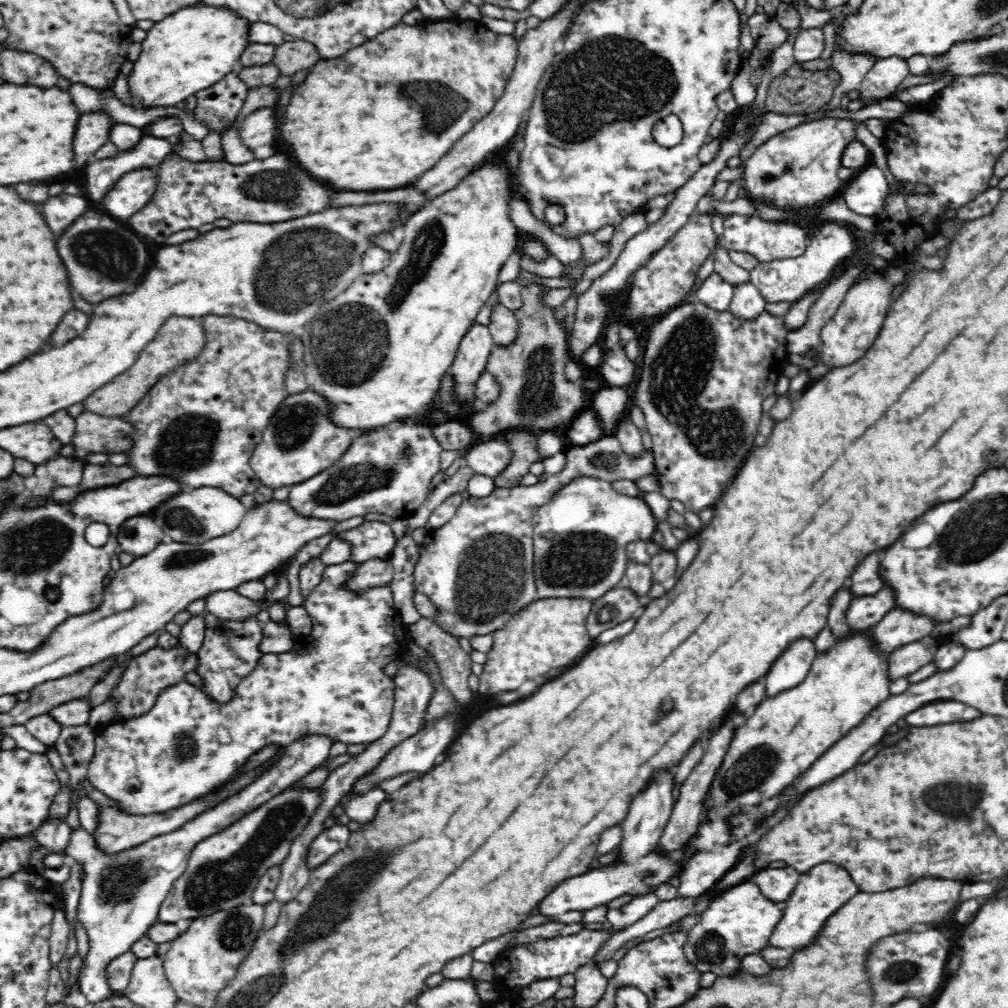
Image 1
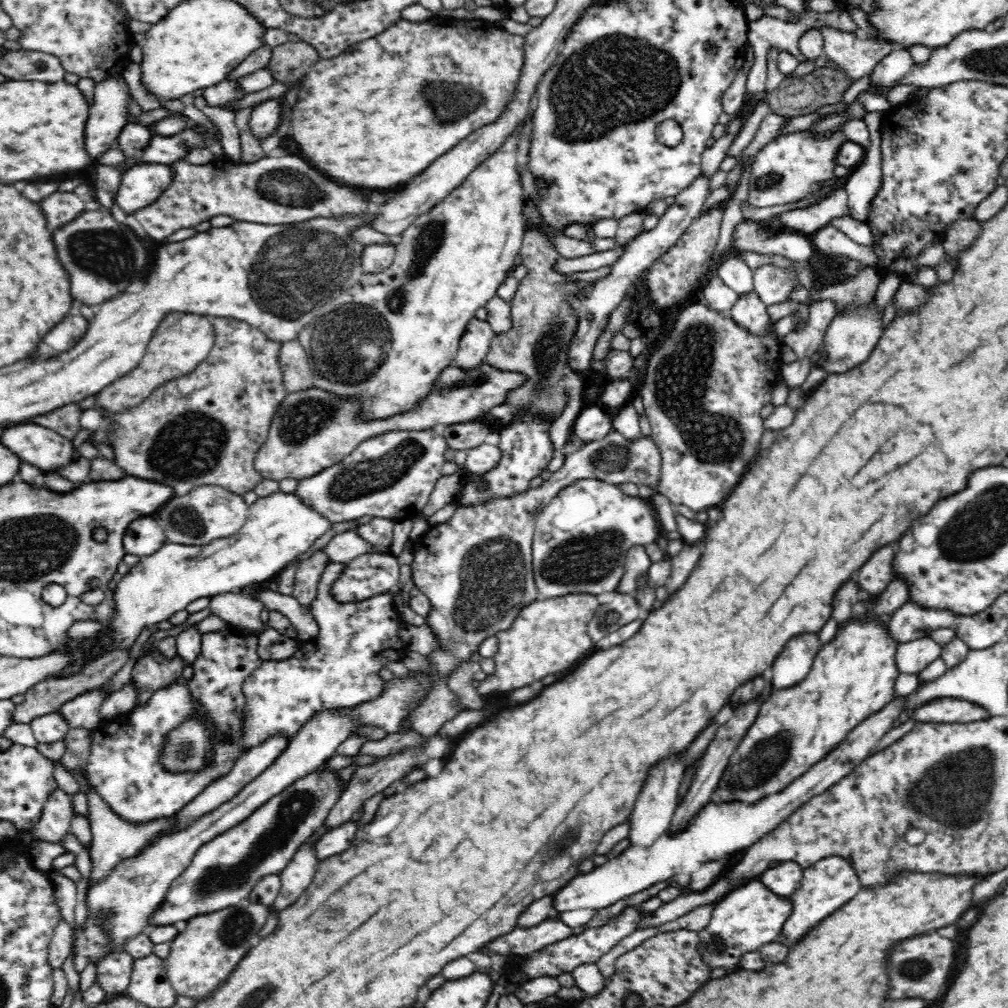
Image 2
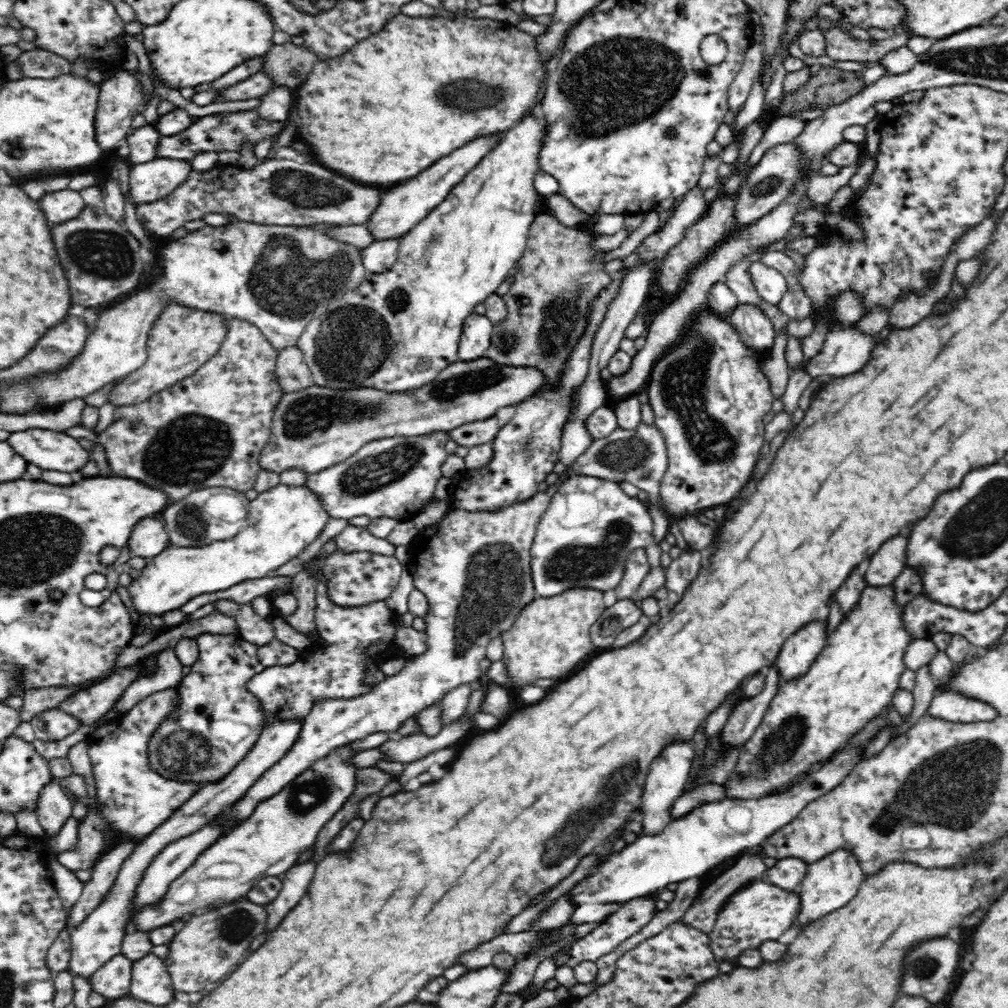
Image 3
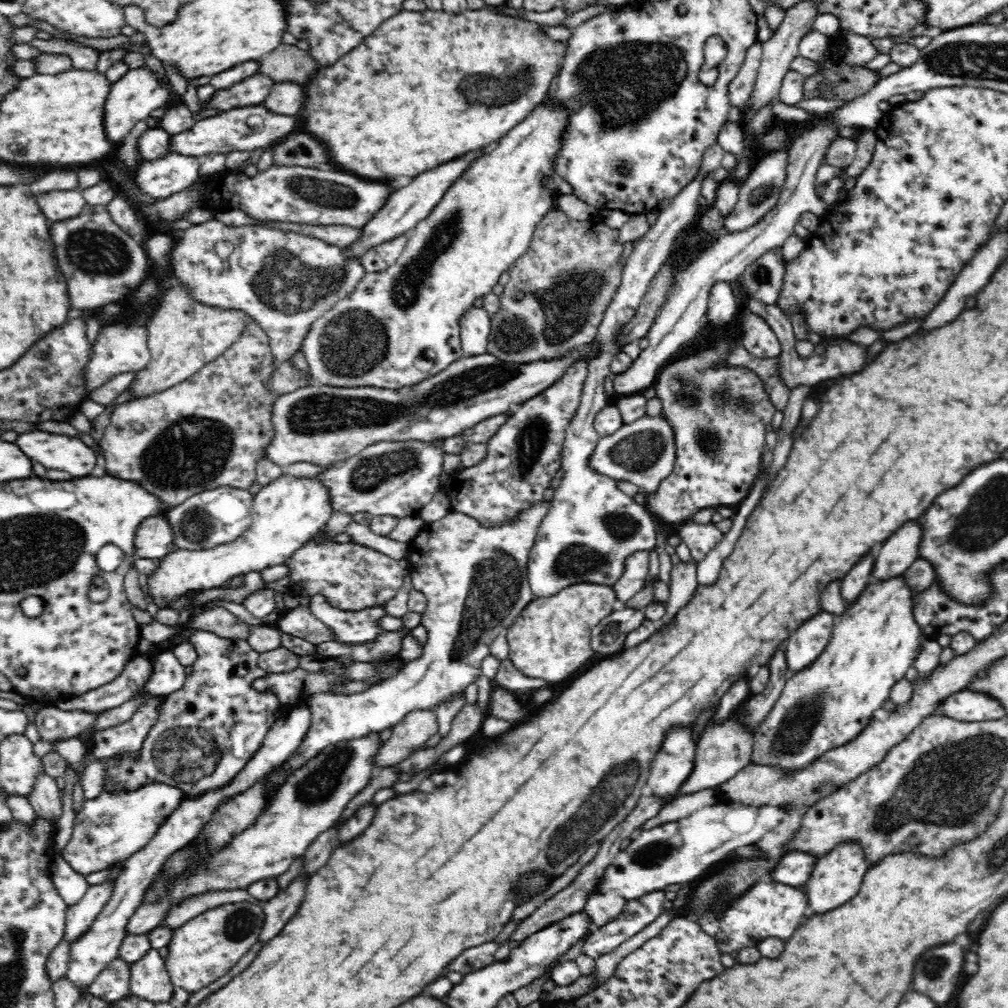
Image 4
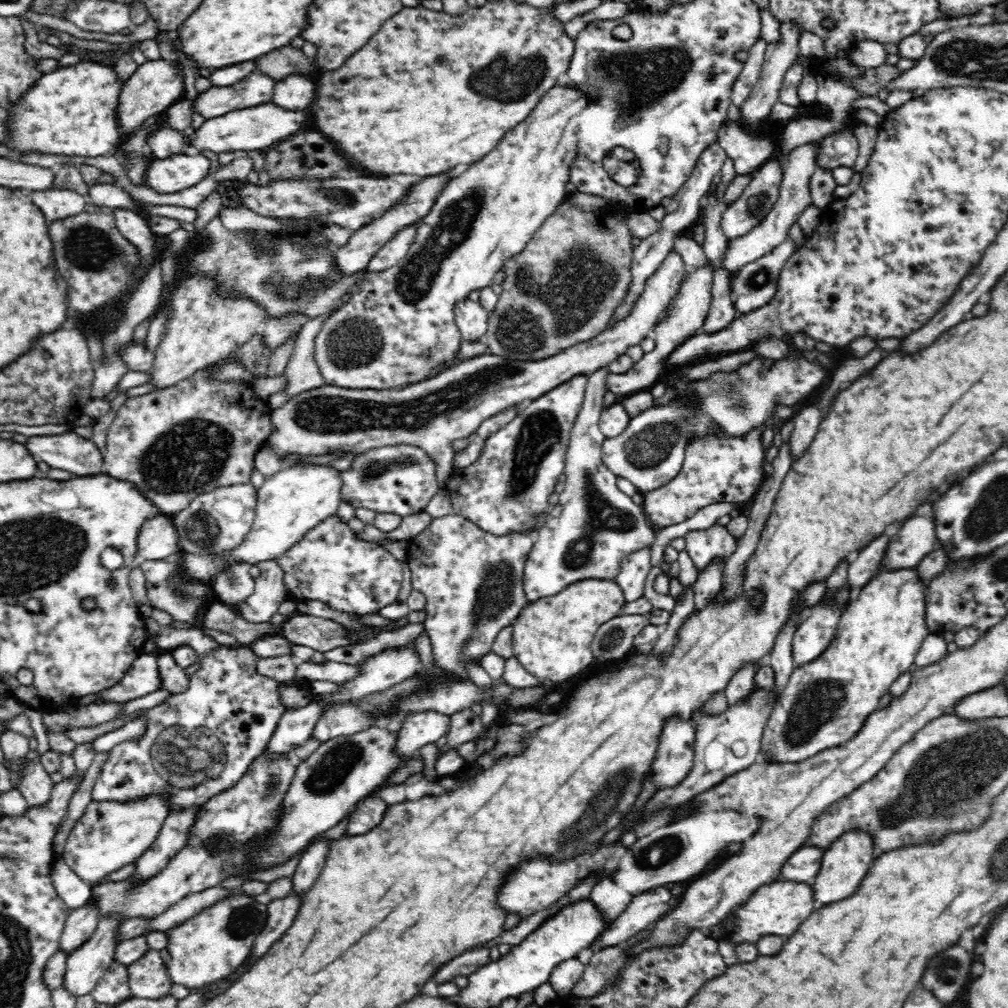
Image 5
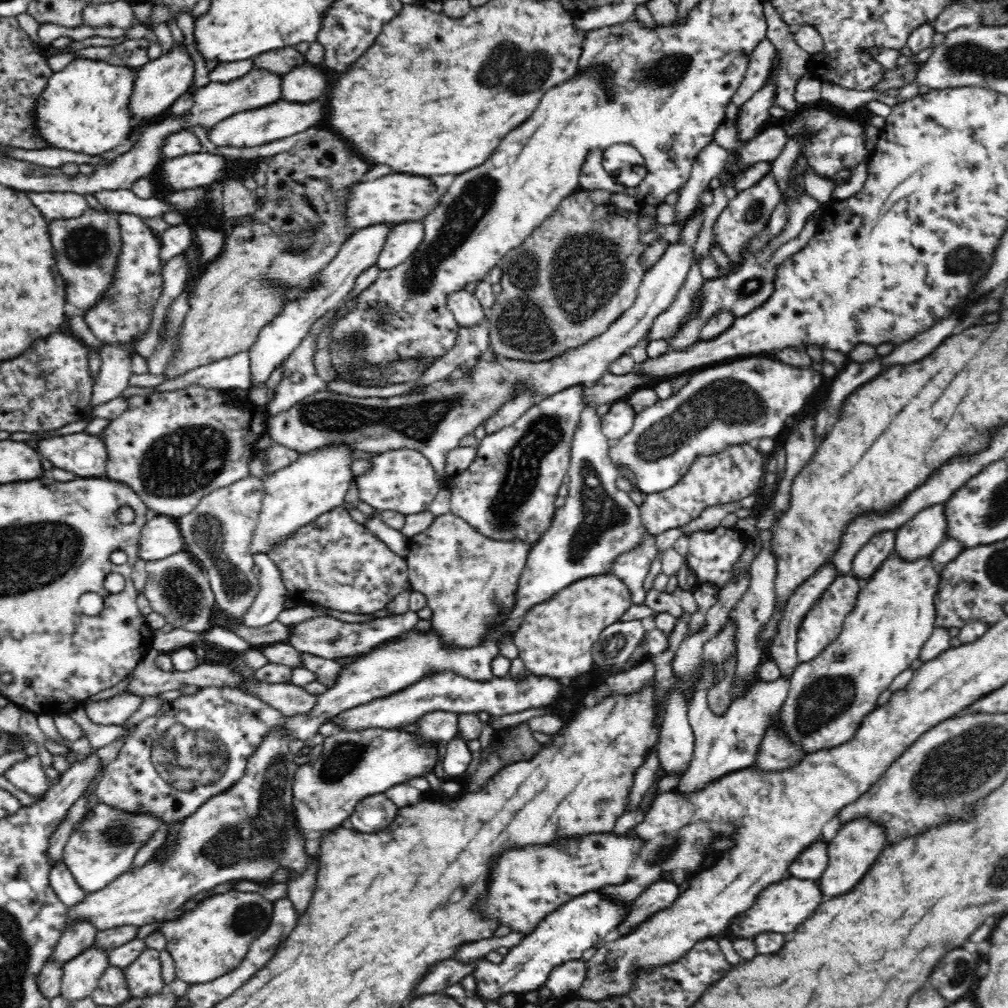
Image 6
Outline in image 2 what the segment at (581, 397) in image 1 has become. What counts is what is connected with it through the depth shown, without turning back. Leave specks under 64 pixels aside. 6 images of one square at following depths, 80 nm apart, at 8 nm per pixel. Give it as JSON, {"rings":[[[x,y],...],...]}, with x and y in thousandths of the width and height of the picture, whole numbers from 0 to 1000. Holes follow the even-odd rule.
{"rings":[[[543,224],[524,226],[519,234],[519,242],[516,248],[516,257],[522,266],[522,273],[515,278],[514,286],[504,298],[507,307],[507,325],[502,329],[490,330],[488,341],[482,352],[481,359],[490,363],[494,367],[505,367],[506,369],[518,369],[523,373],[523,380],[519,384],[514,384],[505,389],[501,397],[502,403],[510,405],[510,411],[516,411],[516,407],[525,407],[529,411],[534,411],[551,417],[562,403],[562,390],[556,379],[561,374],[563,364],[564,345],[570,327],[573,326],[573,305],[570,298],[575,300],[586,289],[590,279],[566,278],[564,277],[571,270],[560,272],[551,266],[552,259],[558,258],[558,253],[554,251],[552,245],[552,235],[554,233],[563,233],[562,227],[547,227]]]}

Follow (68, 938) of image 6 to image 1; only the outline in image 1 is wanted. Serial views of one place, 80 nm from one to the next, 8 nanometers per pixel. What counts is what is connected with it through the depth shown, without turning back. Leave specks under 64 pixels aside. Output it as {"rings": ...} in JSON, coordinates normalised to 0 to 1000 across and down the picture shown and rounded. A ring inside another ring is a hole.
{"rings":[[[282,741],[277,744],[261,761],[242,769],[239,773],[234,773],[231,777],[228,777],[223,783],[220,783],[218,788],[212,788],[212,790],[198,790],[194,792],[192,796],[181,800],[181,802],[175,802],[168,804],[166,807],[161,808],[148,808],[148,809],[125,809],[121,805],[114,803],[113,801],[99,800],[97,799],[96,806],[96,819],[93,822],[92,830],[95,834],[95,842],[99,842],[103,848],[114,848],[124,843],[132,842],[134,839],[140,838],[142,835],[149,833],[150,831],[167,827],[172,823],[177,823],[180,819],[183,819],[186,815],[188,815],[193,810],[196,810],[203,804],[210,803],[218,796],[225,794],[228,790],[235,788],[237,784],[240,784],[244,778],[248,778],[258,766],[262,766],[272,754],[276,754],[276,750],[282,748]]]}

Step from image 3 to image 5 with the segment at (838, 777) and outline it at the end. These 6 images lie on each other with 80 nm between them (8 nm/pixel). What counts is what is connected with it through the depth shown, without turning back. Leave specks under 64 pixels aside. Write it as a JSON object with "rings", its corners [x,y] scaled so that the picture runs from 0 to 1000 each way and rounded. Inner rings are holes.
{"rings":[[[726,805],[690,807],[679,811],[665,819],[652,821],[640,830],[632,831],[624,844],[615,852],[614,862],[607,875],[620,881],[630,890],[651,879],[667,877],[670,881],[682,873],[697,867],[706,851],[722,847],[722,837],[735,837],[750,827],[754,814],[740,807]]]}

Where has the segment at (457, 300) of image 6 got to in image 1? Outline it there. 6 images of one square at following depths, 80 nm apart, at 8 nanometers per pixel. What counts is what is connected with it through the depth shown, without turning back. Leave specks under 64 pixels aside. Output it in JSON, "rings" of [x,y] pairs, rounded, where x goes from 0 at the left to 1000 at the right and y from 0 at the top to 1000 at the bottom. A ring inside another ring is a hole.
{"rings":[[[472,319],[457,335],[452,355],[443,369],[451,375],[453,391],[461,399],[470,397],[470,379],[480,369],[490,342],[484,323]]]}

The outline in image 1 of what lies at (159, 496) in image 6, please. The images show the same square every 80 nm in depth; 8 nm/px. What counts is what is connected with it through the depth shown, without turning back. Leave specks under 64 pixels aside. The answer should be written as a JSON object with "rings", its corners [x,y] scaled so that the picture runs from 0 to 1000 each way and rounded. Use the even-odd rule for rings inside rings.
{"rings":[[[205,313],[199,315],[199,317],[200,320],[202,320],[205,340],[202,347],[197,351],[197,354],[181,362],[178,366],[166,371],[164,374],[161,374],[131,407],[119,413],[123,418],[131,422],[131,431],[127,433],[129,442],[127,442],[125,448],[119,450],[125,451],[127,460],[129,460],[139,472],[167,472],[169,475],[173,474],[175,479],[179,481],[180,488],[204,482],[216,483],[238,495],[242,490],[250,490],[254,488],[254,484],[260,482],[260,478],[258,478],[258,475],[249,463],[249,454],[254,441],[260,438],[262,426],[266,423],[268,416],[277,405],[278,400],[287,392],[283,386],[283,371],[286,365],[288,365],[286,341],[288,341],[288,337],[296,334],[296,332],[282,332],[282,330],[266,328],[262,326],[262,324],[255,323],[250,319],[245,319],[240,315],[234,314]]]}

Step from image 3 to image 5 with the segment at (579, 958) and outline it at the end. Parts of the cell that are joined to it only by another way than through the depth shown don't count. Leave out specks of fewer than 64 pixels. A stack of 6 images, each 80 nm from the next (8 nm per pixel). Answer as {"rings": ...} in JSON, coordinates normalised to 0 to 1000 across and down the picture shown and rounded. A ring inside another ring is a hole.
{"rings":[[[651,879],[647,883],[631,888],[618,906],[613,908],[591,933],[591,937],[597,938],[615,938],[633,925],[642,923],[657,907],[665,903],[665,893],[673,888],[673,881],[669,879]]]}

